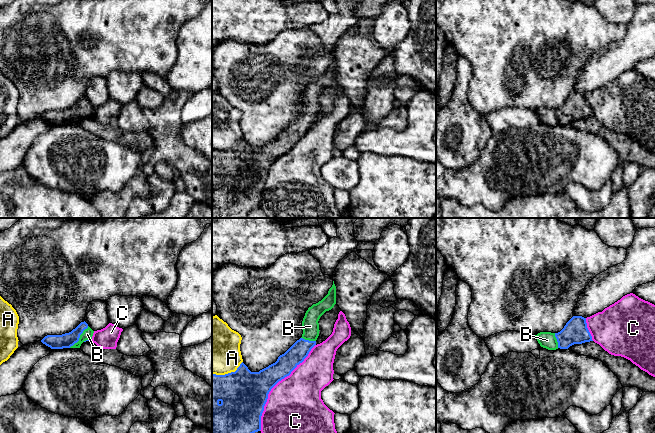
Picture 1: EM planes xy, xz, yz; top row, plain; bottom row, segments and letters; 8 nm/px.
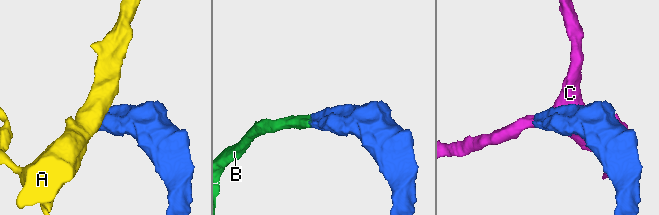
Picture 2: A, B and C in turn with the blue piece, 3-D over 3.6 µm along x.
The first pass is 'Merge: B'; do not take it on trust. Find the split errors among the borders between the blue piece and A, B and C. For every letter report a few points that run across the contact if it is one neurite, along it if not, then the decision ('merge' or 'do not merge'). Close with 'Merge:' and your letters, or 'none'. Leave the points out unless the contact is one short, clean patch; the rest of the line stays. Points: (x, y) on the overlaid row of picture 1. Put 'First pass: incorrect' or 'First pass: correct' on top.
First pass: correct
A: line xz (242, 361), (234, 371), (224, 374), (212, 374); do not merge
B: line xy (66, 340), (79, 337), (87, 334); merge
C: do not merge
Merge: B

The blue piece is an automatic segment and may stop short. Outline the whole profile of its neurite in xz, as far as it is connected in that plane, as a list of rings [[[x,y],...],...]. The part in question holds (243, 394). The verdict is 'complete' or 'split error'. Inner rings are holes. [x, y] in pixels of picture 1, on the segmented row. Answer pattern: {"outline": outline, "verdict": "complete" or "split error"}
{"outline": [[[333,281],[328,294],[306,311],[302,337],[275,363],[259,372],[251,372],[242,362],[235,372],[212,374],[212,433],[255,433],[261,430],[261,416],[269,392],[308,356],[319,336],[320,317],[335,304]]], "verdict": "split error"}

